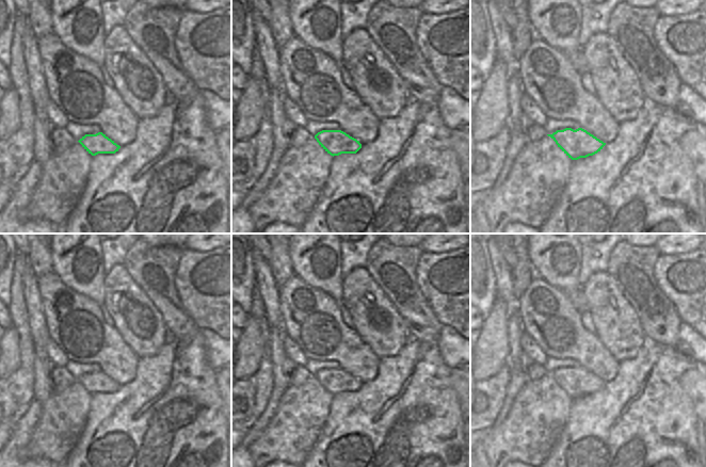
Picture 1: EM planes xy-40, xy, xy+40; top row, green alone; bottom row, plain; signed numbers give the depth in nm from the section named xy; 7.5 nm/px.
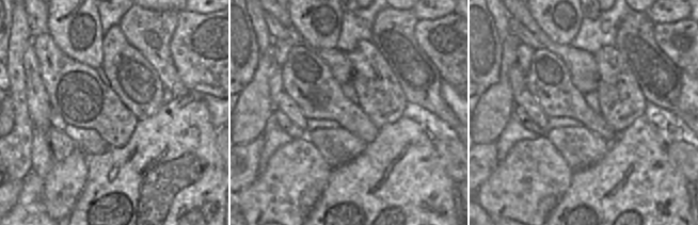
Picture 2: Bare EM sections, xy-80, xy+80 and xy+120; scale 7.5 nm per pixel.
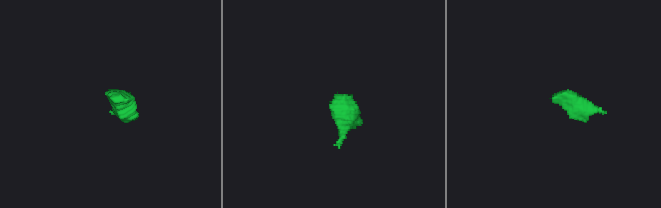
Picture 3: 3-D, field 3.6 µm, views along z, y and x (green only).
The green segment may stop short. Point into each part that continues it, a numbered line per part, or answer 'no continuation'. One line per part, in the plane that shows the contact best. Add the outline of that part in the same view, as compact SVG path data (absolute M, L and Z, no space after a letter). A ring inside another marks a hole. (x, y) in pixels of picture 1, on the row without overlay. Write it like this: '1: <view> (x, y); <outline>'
no continuation

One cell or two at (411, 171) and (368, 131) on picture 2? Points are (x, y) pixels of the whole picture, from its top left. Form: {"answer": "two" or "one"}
{"answer": "two"}

